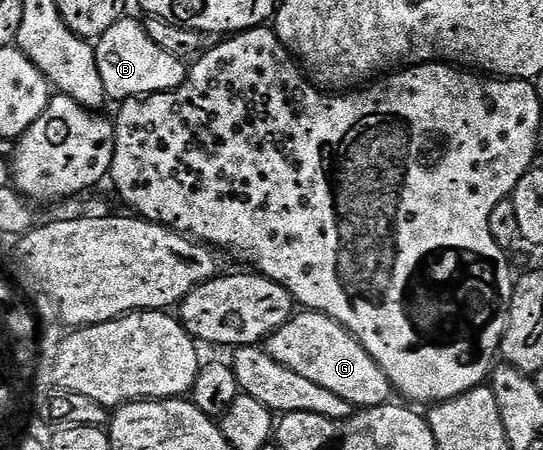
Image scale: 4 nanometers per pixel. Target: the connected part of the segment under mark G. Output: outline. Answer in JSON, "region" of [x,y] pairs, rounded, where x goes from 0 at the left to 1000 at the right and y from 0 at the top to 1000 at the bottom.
{"region":[[[560,687],[545,696],[490,753],[488,773],[495,791],[510,800],[510,809],[525,809],[525,818],[540,818],[540,827],[576,844],[576,853],[606,862],[606,871],[628,880],[628,889],[643,889],[650,907],[703,902],[718,887],[713,882],[724,876],[718,844],[691,807],[687,791],[628,718],[582,689]]]}

